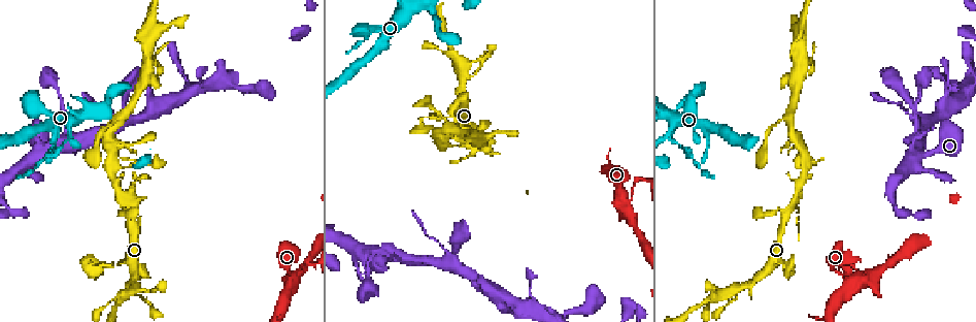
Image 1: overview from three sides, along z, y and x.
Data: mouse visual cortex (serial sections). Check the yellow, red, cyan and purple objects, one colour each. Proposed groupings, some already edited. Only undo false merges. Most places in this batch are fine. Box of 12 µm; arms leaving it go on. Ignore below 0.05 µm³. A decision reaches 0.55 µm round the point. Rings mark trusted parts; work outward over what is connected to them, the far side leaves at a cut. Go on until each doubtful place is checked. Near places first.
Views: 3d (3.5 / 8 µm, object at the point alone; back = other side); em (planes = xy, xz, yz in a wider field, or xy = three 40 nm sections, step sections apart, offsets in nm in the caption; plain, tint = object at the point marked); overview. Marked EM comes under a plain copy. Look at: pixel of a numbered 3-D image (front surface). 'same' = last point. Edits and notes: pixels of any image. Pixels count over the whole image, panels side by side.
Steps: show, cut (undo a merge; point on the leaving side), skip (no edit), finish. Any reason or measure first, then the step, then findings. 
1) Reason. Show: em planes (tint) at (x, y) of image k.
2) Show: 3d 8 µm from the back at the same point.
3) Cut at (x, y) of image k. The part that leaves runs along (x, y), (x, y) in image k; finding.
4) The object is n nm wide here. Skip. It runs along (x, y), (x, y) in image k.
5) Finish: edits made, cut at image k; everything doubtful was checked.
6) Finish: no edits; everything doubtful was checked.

Abrupt turn. Show: 3d 8 µm at (672, 138) of image 1.

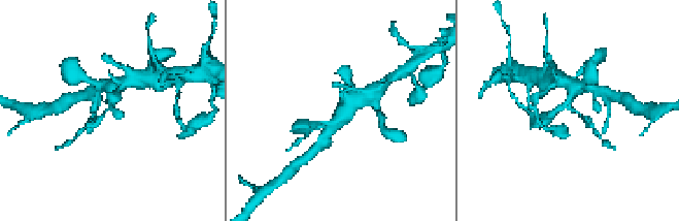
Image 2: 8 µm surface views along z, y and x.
3 arms meet here; the arms are 100, 250, 400 nm wide; shape alone is not enough. Show: em planes (tint) at (569, 106) of image 2.

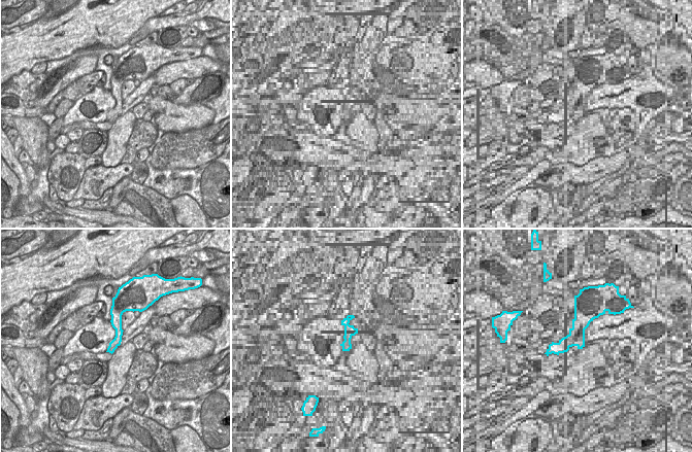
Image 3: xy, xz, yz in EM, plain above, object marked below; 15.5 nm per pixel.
Skip. It runs along (110, 85), (111, 105), (95, 123) in image 2; all the same cell.

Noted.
A narrow waist. Show: 3d 8 µm at (108, 303) of image 1.

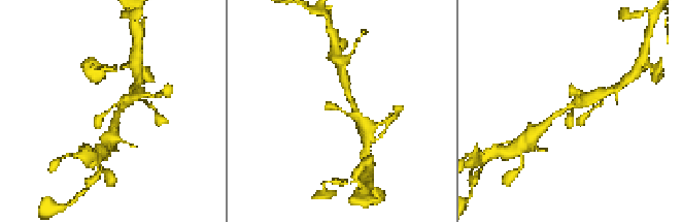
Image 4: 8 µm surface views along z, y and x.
3 arms meet here; the arms are 200, 250, 300 nm wide. Show: em xy step 5 (tint) at (110, 109) of image 4.

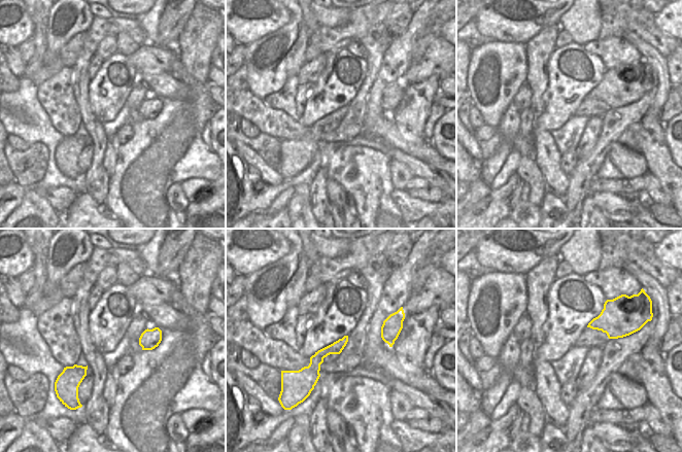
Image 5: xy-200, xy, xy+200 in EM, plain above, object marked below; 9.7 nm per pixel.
The object is 120 nm wide here. Skip. It runs along (345, 339), (298, 376) in image 5; all the same cell.

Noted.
Sharp bend. Show: 3d 3.5 µm at (94, 265) of image 1.

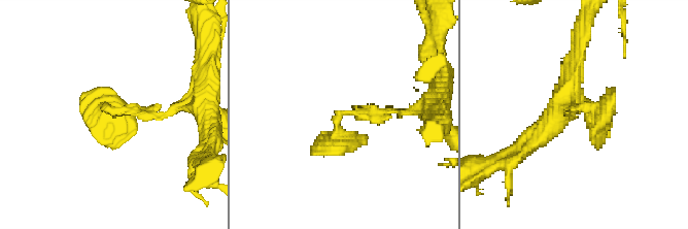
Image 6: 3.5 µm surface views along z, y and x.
Show: em planes (tint) at (576, 108) of image 6.

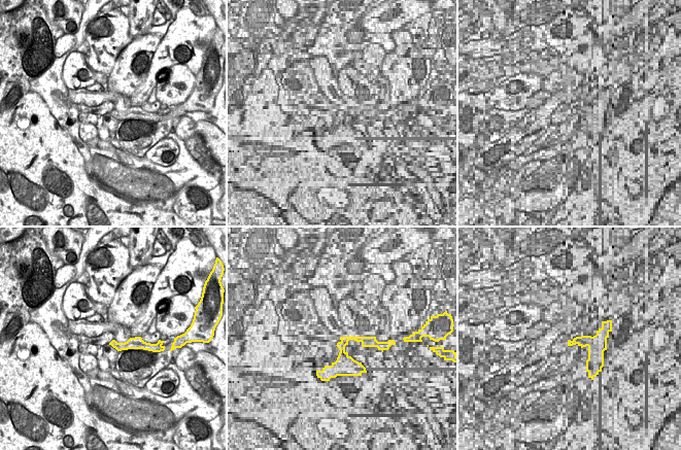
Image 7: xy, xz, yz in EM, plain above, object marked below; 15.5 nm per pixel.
Cut it another way. Show: em xy step 1 (tint) at the same point.

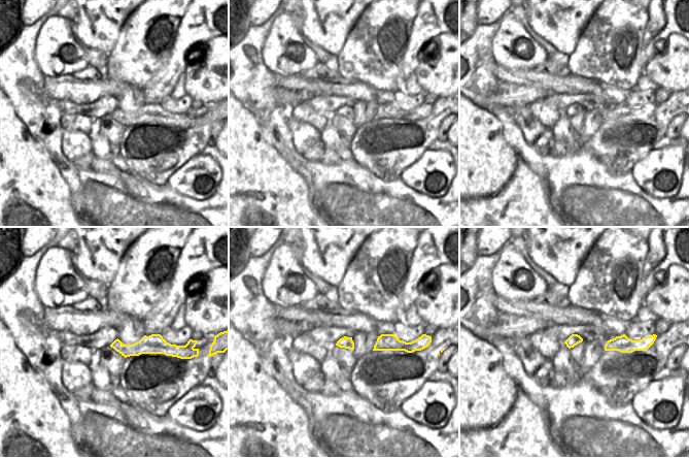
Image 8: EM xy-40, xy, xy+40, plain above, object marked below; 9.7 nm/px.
Skip. One cell here.

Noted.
Four or more arms meet. Show: 3d 3.5 µm at (788, 216) of image 1.

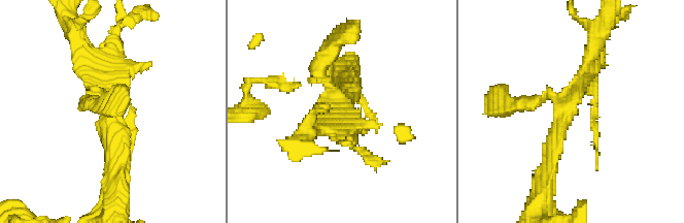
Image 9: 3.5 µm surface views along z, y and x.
Shape alone is not enough. Show: em xy step 2 (tint) at (568, 104) of image 9.

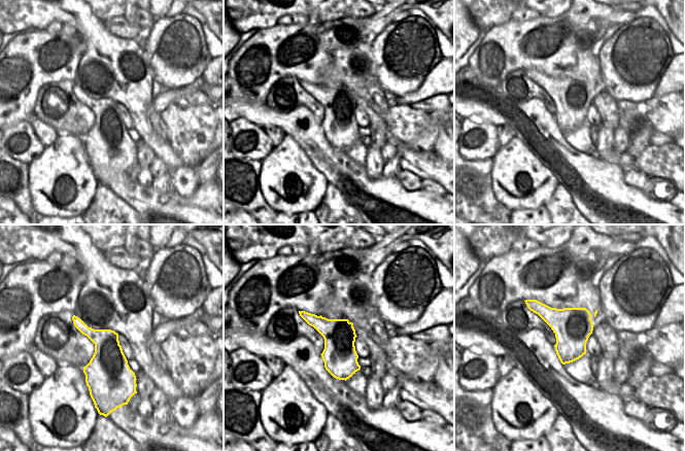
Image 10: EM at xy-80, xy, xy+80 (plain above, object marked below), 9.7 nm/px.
Skip. It runs along (549, 168), (591, 52) in image 9; all the same cell.

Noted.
Three-way junction. Show: 3d 3.5 µm from the back at (863, 279) of image 1.

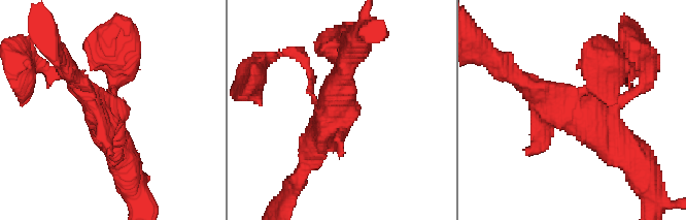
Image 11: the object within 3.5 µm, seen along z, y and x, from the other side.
Show: em planes (tint) at (333, 107) of image 11.

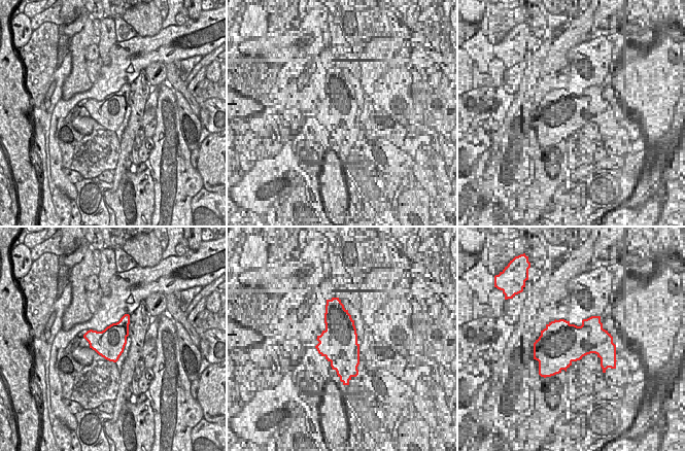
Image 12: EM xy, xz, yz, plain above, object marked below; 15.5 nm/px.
Show: em xy step 3 (tint) at the same point.

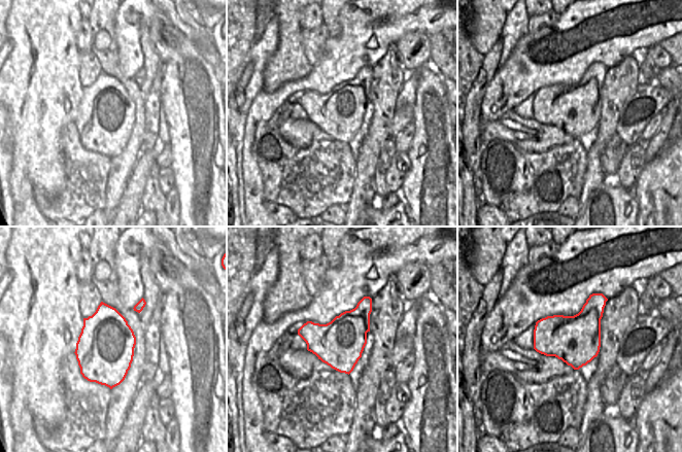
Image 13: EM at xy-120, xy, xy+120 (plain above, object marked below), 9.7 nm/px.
The object is 460 nm wide here. Skip. It runs along (342, 48), (333, 114), (310, 158) in image 11; all the same cell.

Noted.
Finish: no edits; everything doubtful was checked.

